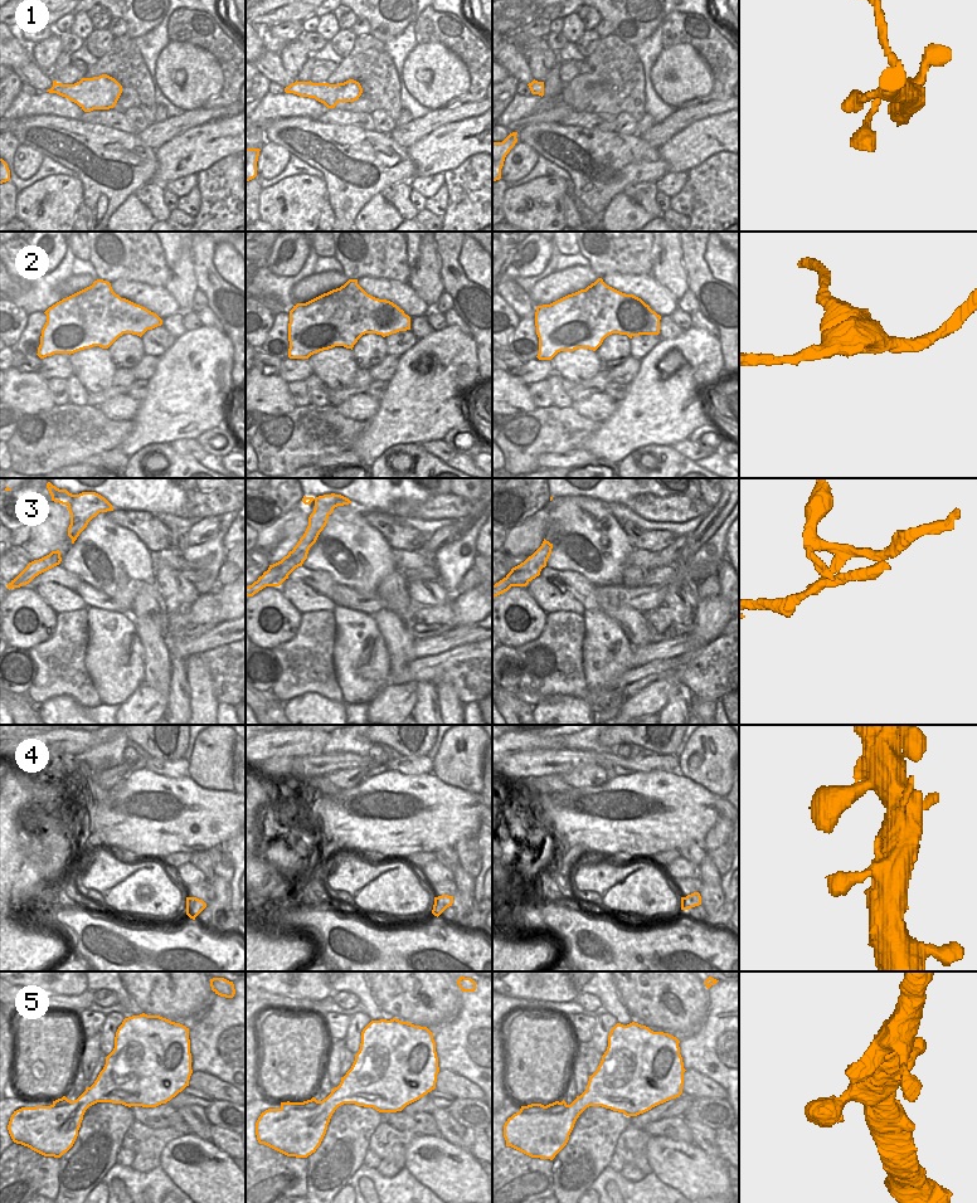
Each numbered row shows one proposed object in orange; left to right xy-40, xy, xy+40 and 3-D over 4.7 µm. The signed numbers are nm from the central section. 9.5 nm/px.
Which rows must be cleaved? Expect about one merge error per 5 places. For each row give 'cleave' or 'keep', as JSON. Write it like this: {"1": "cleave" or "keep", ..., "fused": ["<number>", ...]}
{"1": "keep", "2": "cleave", "3": "cleave", "4": "keep", "5": "keep", "fused": ["2", "3"]}

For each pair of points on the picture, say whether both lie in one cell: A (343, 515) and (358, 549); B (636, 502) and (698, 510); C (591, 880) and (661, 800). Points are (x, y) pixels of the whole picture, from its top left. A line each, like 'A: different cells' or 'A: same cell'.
A: same cell
B: same cell
C: different cells

